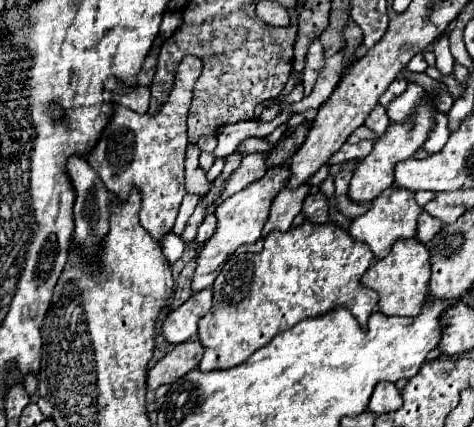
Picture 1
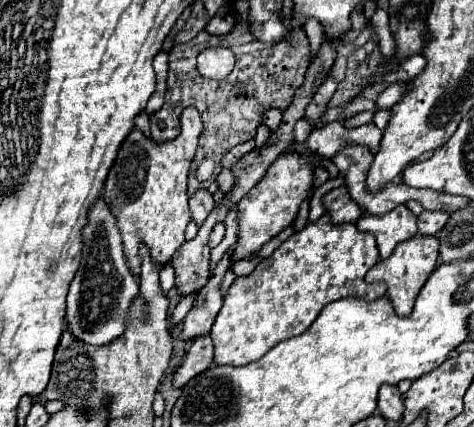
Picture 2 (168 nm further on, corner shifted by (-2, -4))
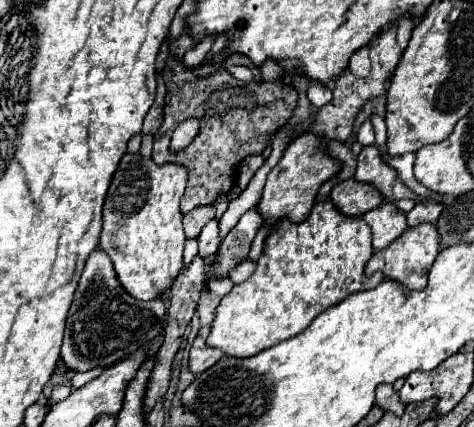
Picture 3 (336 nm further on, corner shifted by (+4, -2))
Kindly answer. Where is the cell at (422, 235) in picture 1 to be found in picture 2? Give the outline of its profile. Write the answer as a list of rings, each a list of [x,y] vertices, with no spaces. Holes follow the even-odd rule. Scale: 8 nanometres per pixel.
[[[424,210],[420,216],[418,216],[418,232],[424,234],[424,236],[434,236],[448,220],[448,214],[446,212],[428,212]]]

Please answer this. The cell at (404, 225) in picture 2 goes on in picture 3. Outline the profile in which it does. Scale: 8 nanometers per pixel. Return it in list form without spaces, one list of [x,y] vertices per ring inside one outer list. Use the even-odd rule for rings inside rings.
[[[382,202],[378,208],[366,212],[364,222],[372,228],[372,246],[374,250],[386,248],[392,240],[396,240],[406,228],[406,214],[396,208],[392,202]]]

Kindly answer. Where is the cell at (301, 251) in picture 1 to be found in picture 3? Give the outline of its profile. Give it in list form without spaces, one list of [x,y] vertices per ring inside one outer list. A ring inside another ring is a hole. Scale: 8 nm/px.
[[[320,198],[304,222],[292,224],[282,220],[274,226],[274,232],[264,242],[264,252],[258,260],[256,272],[246,282],[236,284],[230,294],[220,300],[206,344],[222,350],[226,356],[250,358],[282,340],[300,334],[322,310],[364,288],[364,266],[372,254],[374,250],[370,244],[368,224],[362,218],[348,218],[340,214],[330,198]]]

